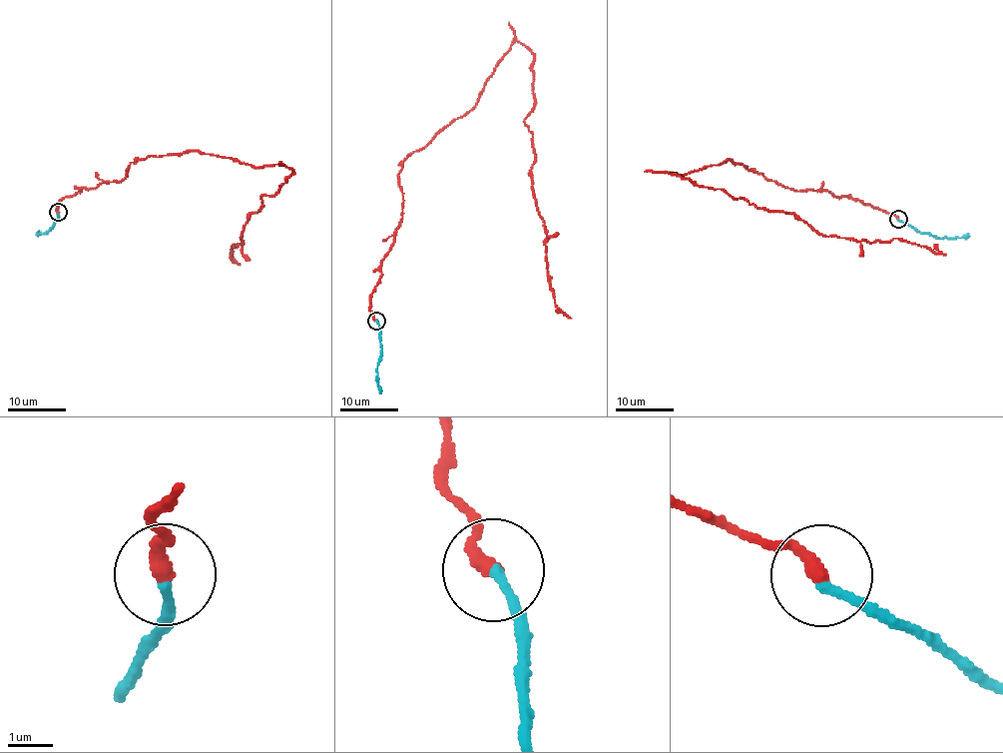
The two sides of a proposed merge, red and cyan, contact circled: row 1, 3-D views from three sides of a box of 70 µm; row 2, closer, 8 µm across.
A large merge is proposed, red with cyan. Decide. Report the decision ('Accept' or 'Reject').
Reject

